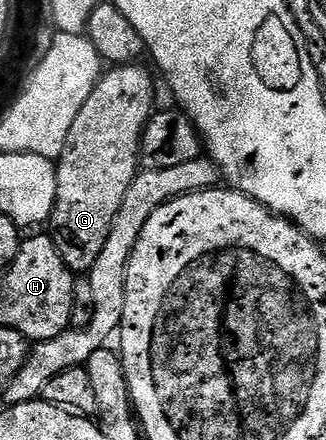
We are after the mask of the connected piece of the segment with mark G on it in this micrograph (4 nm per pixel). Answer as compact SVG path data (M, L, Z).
M115 65L100 75L89 101L81 105L81 113L73 121L65 149L57 160L57 197L49 234L73 273L90 272L93 261L105 249L121 201L125 201L129 185L141 170L143 131L155 111L157 79L139 66Z

